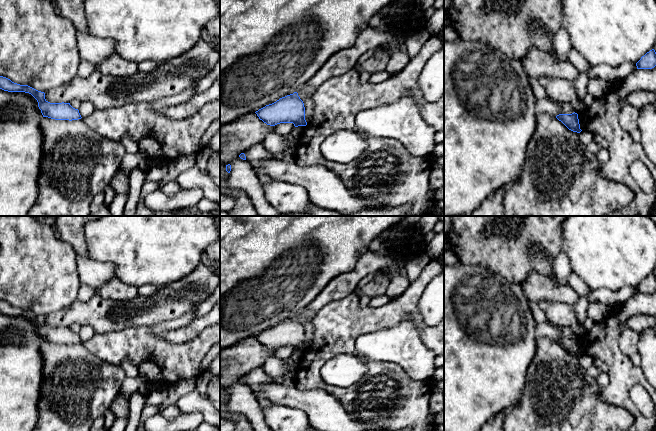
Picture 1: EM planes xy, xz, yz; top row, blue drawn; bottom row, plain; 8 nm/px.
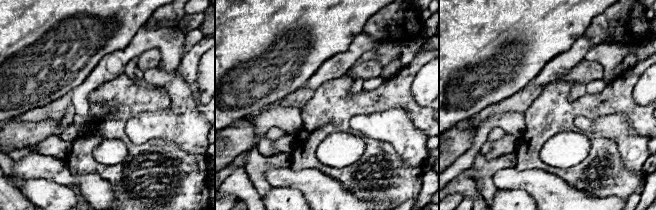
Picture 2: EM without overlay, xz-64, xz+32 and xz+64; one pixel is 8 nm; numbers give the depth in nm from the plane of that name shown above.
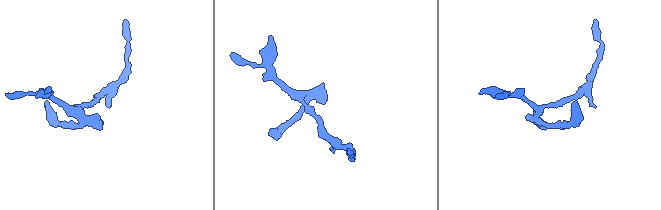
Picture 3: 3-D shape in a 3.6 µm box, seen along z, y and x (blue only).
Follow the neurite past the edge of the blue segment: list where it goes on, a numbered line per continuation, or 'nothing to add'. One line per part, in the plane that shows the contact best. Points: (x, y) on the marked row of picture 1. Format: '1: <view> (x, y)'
nothing to add

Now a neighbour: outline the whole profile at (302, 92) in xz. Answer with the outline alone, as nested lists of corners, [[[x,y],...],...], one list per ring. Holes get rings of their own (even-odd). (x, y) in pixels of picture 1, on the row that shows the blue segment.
[[[302,86],[299,89],[297,89],[295,92],[298,93],[298,96],[303,101],[306,96],[312,95],[315,91],[316,89],[308,89],[305,86]]]

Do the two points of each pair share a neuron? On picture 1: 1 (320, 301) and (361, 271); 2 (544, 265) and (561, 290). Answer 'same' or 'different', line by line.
1: same
2: different

